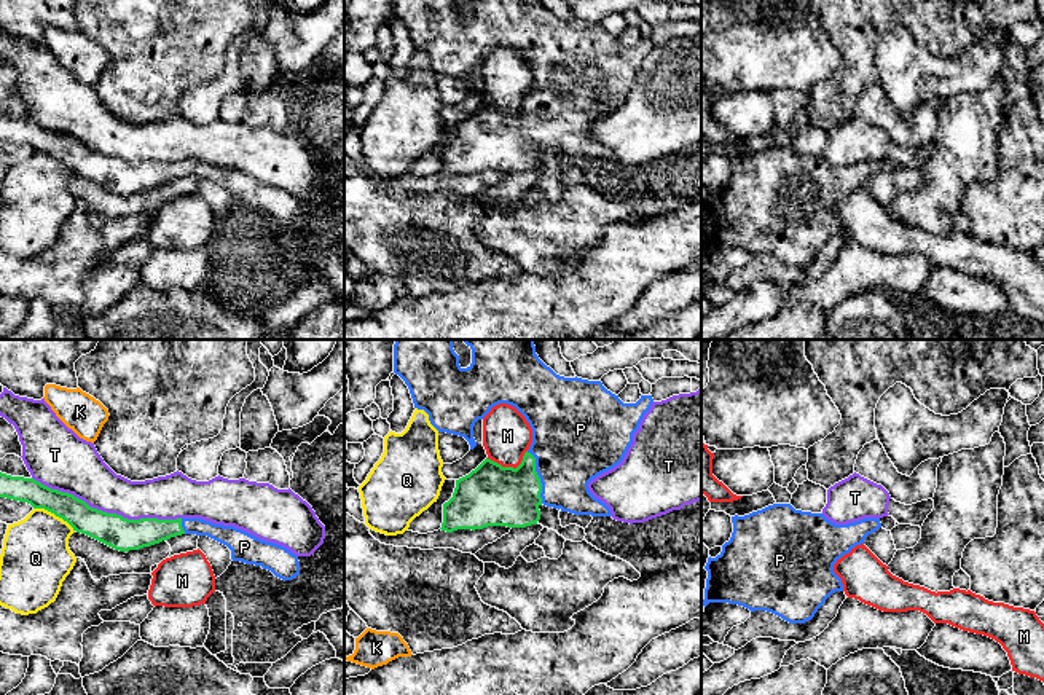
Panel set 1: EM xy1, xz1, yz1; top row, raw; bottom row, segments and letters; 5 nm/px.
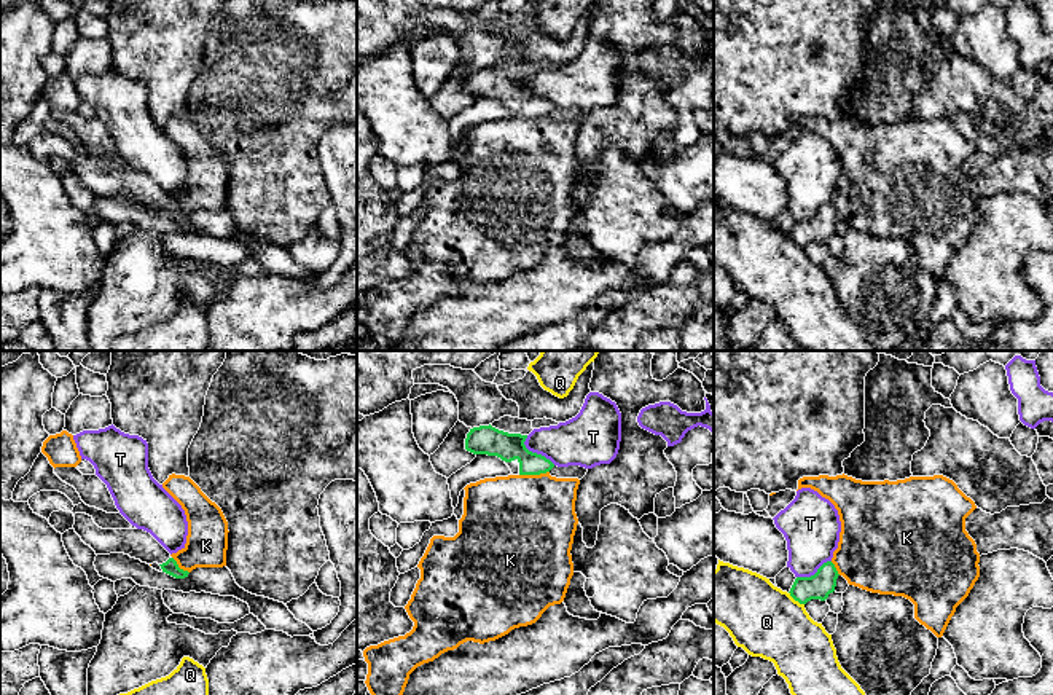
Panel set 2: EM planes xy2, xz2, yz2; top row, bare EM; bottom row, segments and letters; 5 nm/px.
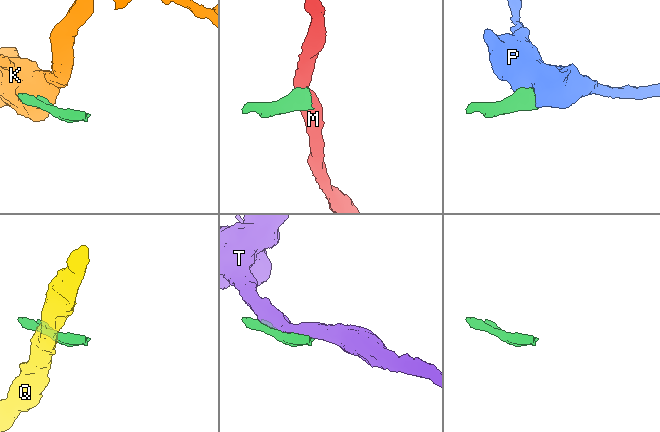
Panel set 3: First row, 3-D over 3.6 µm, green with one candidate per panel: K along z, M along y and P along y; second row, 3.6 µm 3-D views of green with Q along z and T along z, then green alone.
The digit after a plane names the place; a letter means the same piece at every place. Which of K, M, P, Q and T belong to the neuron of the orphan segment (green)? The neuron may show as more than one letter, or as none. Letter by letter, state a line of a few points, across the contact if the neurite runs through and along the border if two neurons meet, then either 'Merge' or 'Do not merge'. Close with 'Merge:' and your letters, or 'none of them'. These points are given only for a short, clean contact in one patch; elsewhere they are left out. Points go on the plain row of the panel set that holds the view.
K: Line: xz2 (548, 113), (520, 118). Do not merge
M: Line: xz1 (526, 93), (515, 110), (502, 110), (486, 101). Do not merge
P: Merge
Q: Line: xy1 (34, 150), (53, 155), (74, 174). Do not merge
T: Do not merge
Merge: P

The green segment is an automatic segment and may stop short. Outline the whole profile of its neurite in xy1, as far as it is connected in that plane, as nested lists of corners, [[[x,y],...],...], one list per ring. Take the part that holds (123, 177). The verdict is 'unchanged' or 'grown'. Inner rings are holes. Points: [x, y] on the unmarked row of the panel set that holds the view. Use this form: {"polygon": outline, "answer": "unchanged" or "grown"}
{"polygon": [[[2,115],[0,140],[45,151],[67,164],[73,174],[120,194],[139,193],[182,177],[196,177],[226,188],[233,204],[261,209],[282,223],[300,218],[300,204],[295,196],[234,169],[215,167],[201,161],[128,163],[92,151],[73,137],[51,132],[33,121],[11,120]]], "answer": "grown"}

